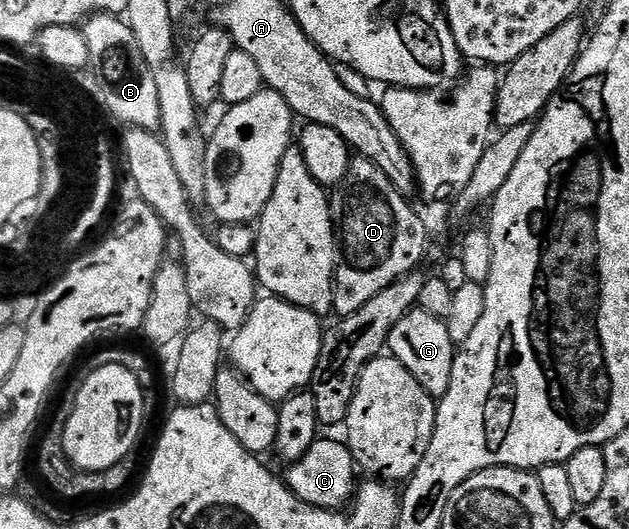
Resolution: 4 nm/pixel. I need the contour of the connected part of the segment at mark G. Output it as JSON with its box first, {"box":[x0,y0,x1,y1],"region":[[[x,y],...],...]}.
{"box":[388,308,456,400],"region":[[[417,308],[409,310],[398,321],[396,328],[392,328],[388,350],[392,357],[404,364],[404,368],[408,368],[408,372],[412,372],[412,376],[416,376],[418,383],[430,393],[431,398],[441,400],[446,395],[448,384],[452,384],[456,344],[443,319]]]}

